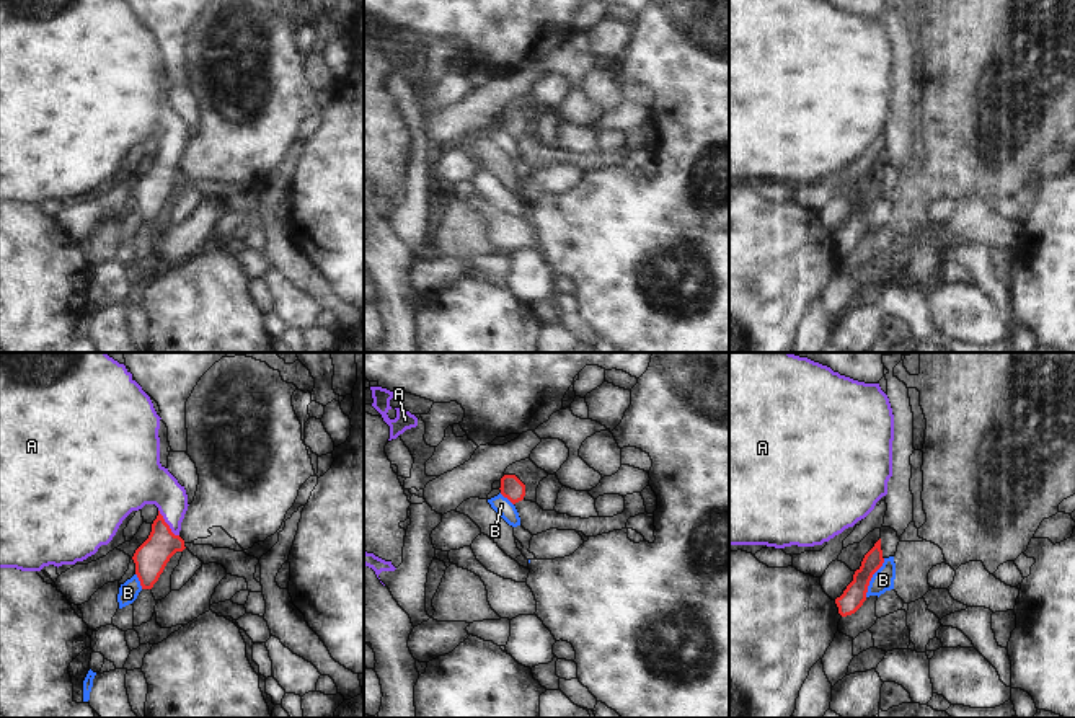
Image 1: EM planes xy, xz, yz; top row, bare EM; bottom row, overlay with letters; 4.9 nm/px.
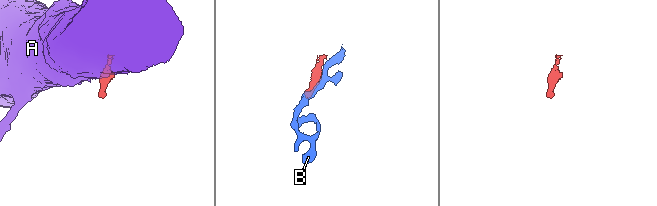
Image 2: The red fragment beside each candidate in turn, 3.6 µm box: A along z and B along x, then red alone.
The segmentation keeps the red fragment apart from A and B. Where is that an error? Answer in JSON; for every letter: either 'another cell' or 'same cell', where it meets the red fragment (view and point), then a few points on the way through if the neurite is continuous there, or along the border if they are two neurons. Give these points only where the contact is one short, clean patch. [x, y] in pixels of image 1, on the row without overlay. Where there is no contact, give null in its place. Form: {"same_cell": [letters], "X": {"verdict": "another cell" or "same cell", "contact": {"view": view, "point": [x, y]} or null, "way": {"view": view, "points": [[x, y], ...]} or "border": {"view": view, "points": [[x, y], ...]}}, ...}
{"same_cell": ["A"], "A": {"verdict": "same cell", "contact": {"view": "xy", "point": [167, 159]}, "way": {"view": "xy", "points": [[150, 193], [163, 177], [167, 159], [167, 139], [142, 115]]}}, "B": {"verdict": "another cell", "contact": {"view": "yz", "point": [871, 211]}}}

